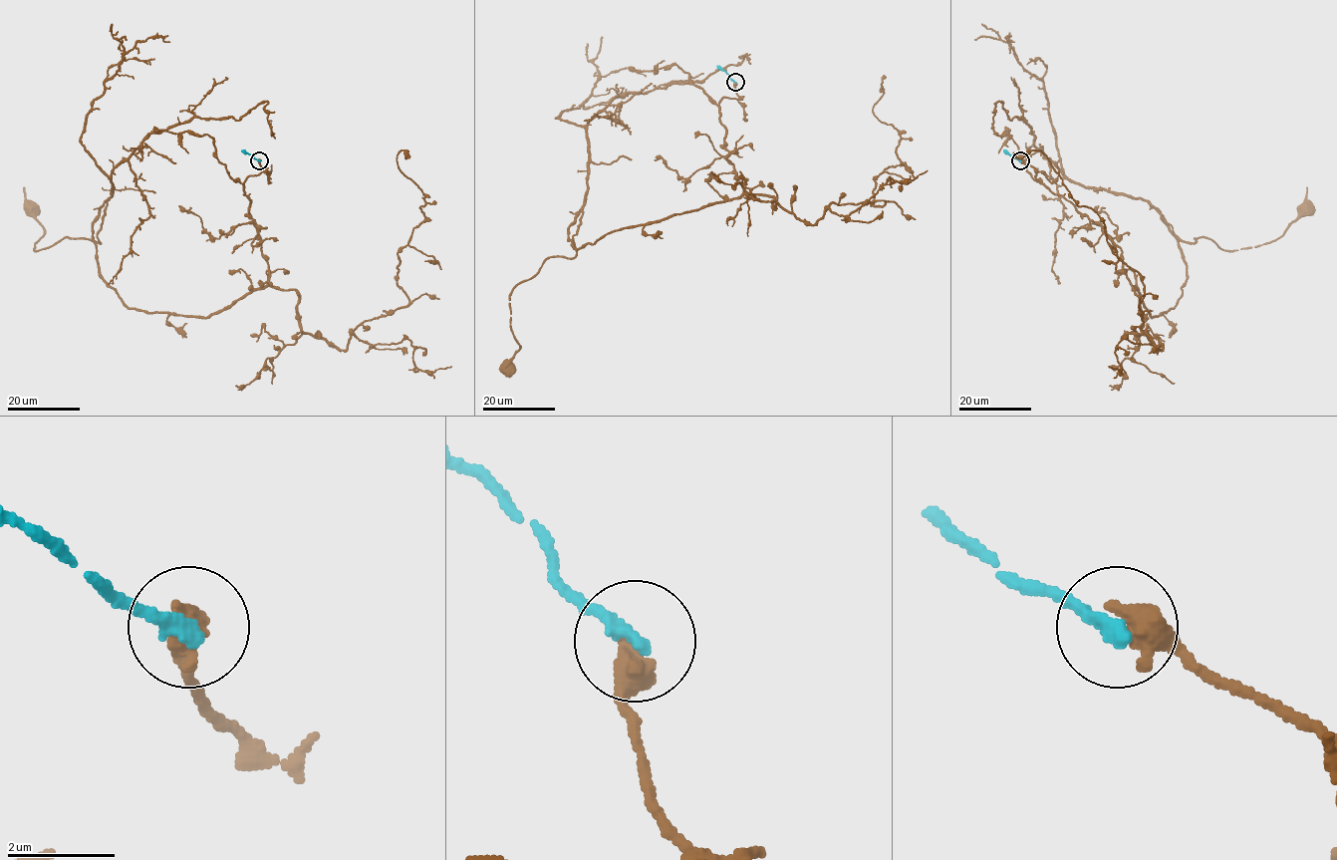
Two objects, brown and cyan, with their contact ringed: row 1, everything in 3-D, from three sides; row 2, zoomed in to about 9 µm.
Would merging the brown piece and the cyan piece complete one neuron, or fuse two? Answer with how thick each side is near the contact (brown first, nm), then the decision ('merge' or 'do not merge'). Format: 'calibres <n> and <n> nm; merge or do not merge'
calibres 550 and 300 nm; merge

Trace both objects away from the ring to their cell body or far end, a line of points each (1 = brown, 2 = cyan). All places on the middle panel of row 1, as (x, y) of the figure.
1: (735, 83), (719, 122), (744, 191), (575, 248), (581, 211), (576, 255), (513, 289), (508, 368)
2: (735, 82), (716, 66)

